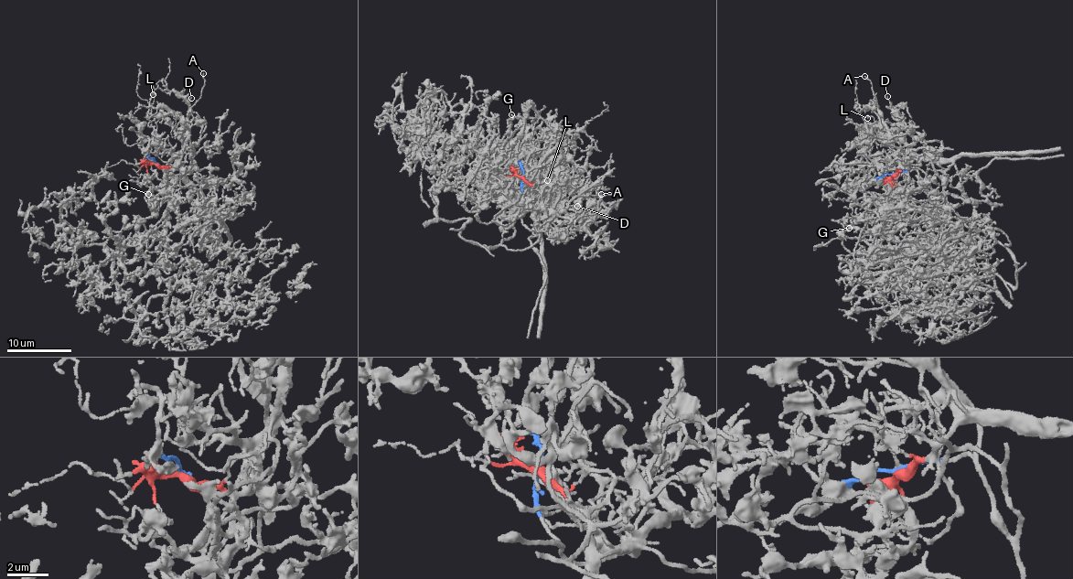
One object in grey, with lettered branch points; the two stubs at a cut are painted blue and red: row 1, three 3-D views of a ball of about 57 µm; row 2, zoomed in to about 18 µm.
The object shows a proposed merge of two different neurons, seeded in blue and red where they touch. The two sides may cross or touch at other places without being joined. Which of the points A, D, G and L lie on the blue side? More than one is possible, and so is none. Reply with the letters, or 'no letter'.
G

